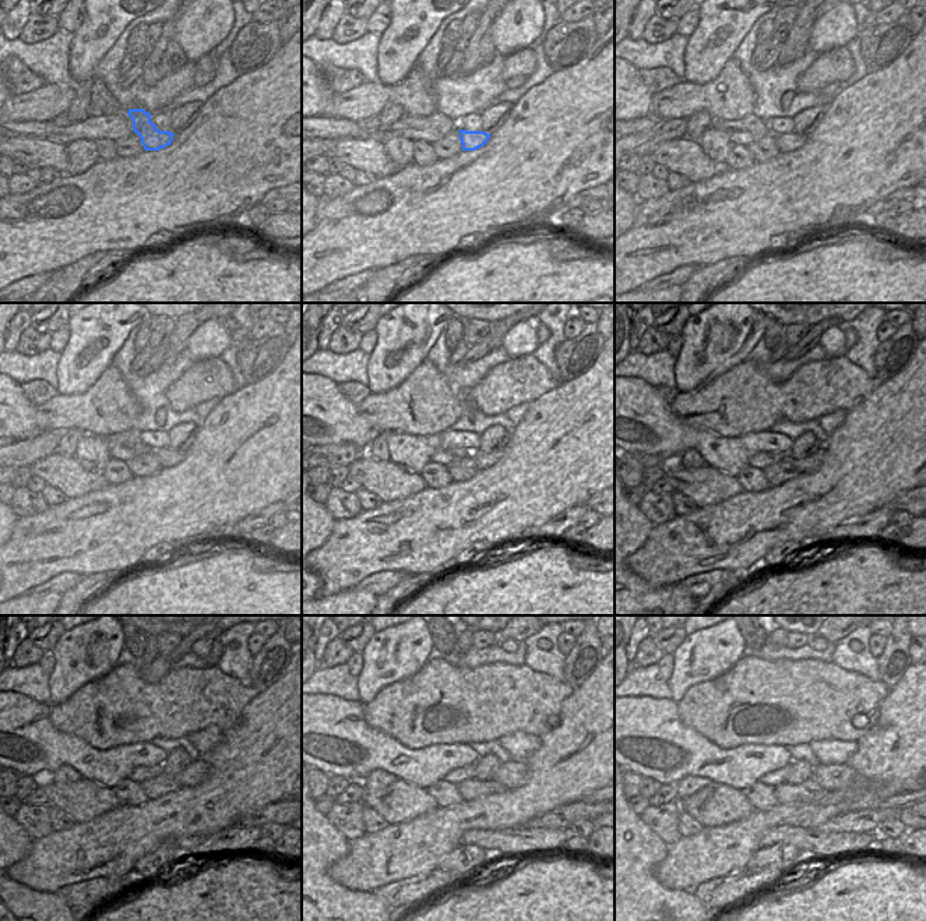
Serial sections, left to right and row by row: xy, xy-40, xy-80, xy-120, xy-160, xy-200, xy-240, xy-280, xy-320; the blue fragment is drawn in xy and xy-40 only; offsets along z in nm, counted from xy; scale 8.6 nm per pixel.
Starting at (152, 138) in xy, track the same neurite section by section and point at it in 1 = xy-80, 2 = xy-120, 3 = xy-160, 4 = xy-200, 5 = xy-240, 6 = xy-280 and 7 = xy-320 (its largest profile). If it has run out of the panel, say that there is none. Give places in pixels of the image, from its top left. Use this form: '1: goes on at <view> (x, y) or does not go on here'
1: goes on at xy-80 (787, 143)
2: goes on at xy-120 (168, 458)
3: goes on at xy-160 (482, 459)
4: goes on at xy-200 (813, 462)
5: goes on at xy-240 (197, 772)
6: goes on at xy-280 (514, 773)
7: goes on at xy-320 (834, 776)

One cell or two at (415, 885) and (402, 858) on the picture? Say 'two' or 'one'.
two

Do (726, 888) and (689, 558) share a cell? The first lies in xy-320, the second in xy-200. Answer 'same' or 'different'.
different

